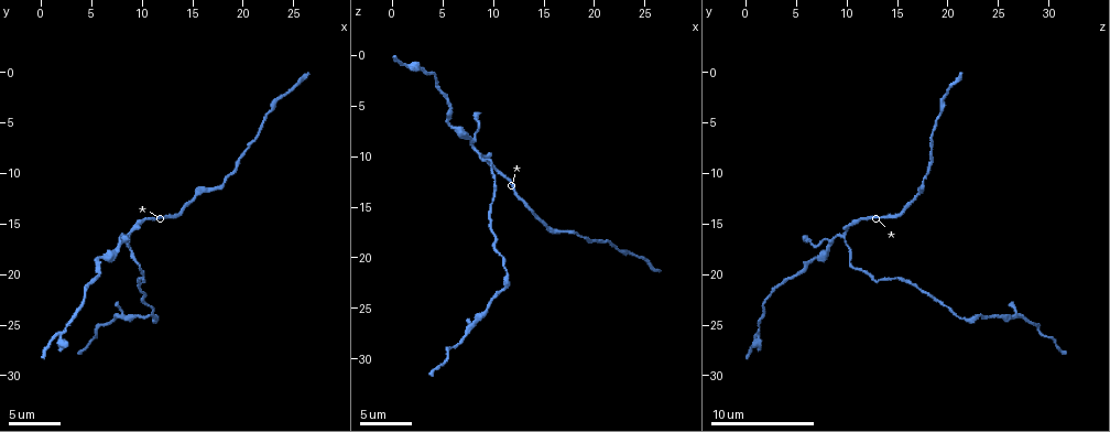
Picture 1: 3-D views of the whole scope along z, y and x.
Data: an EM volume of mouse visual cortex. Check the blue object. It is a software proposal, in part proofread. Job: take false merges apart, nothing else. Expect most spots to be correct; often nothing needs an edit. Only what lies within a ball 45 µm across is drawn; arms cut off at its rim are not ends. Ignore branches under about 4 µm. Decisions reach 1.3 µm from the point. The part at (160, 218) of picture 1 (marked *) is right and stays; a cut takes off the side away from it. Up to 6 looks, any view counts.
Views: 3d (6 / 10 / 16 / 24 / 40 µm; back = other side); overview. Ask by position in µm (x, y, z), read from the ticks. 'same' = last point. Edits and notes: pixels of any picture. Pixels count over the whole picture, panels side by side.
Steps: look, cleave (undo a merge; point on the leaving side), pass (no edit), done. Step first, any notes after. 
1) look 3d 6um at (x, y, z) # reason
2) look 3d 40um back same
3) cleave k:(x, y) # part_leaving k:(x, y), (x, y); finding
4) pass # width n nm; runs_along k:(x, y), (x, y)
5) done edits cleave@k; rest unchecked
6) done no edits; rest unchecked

look 3d 10um at (8.8, 16.6, 9.6) # branch point

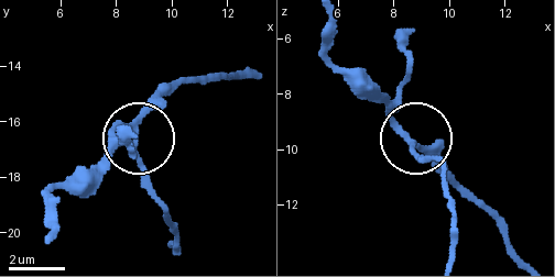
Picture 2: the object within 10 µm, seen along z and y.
look 3d 6um same # closer look

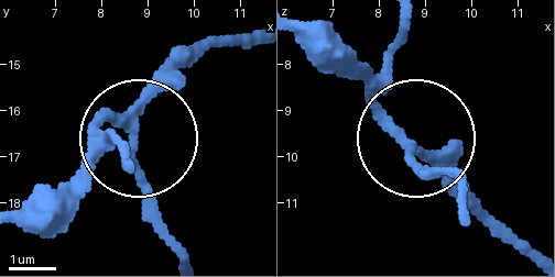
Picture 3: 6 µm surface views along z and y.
cleave 3:(143, 202) # part_leaving 3:(133, 137), (177, 252); a second neuron is stuck on

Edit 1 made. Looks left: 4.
look overview

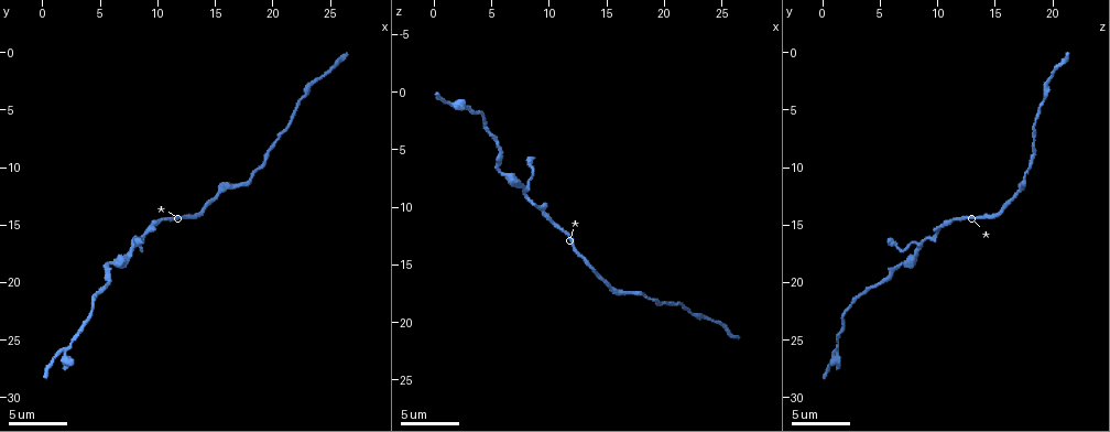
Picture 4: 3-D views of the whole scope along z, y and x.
look 3d 10um at (5.4, 18.4, 7.0) # thin neck

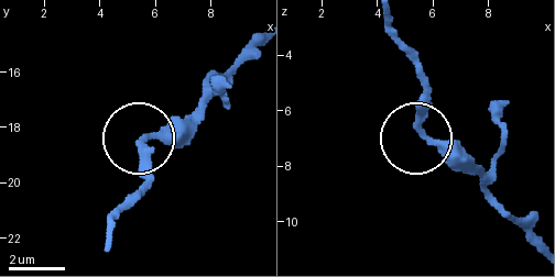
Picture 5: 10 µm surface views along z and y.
pass # width 270 nm; runs_along 5:(259, 43), (187, 114), (140, 137), (144, 183); continuous, no second neuron

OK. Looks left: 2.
look 3d 10um at (22.2, 4.4, 19.4) # thick turns thin

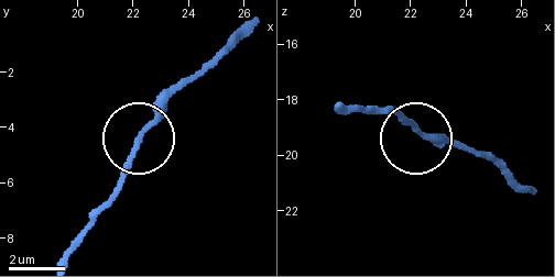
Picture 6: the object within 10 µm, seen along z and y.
pass # width 170 nm; runs_along 6:(62, 254), (115, 190), (148, 119), (181, 86); all the same neuron

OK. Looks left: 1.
done edits cleave@3; rest unchecked

